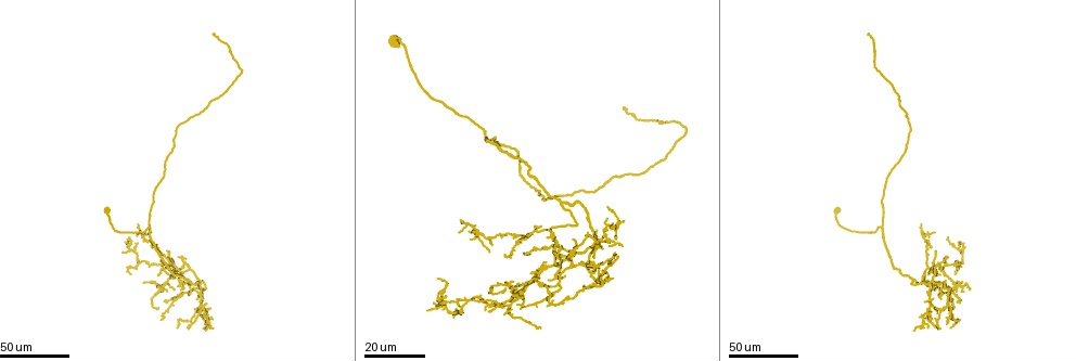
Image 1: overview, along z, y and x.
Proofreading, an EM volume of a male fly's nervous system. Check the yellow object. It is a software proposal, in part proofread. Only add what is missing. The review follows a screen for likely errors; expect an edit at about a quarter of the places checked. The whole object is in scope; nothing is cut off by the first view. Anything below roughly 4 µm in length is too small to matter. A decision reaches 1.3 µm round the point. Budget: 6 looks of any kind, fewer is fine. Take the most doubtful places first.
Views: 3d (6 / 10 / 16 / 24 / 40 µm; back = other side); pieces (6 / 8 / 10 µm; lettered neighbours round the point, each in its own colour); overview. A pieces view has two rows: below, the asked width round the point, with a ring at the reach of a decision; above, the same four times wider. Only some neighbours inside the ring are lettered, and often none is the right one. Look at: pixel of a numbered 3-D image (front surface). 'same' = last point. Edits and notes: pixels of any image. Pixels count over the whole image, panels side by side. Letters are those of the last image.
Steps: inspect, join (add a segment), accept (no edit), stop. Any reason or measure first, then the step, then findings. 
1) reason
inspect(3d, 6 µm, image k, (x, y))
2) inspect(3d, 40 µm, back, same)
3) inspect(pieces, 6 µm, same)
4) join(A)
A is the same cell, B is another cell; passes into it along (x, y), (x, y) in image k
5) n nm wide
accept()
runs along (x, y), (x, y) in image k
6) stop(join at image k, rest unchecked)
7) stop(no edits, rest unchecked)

branch stops here
inspect(3d, 40 µm, image 1, (957, 303))

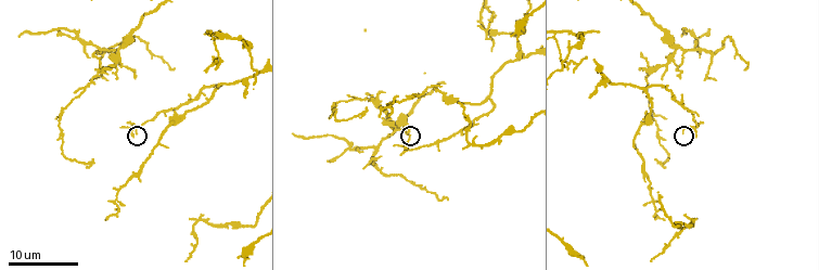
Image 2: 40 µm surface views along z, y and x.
inspect(pieces, 10 µm, image 2, (692, 135))

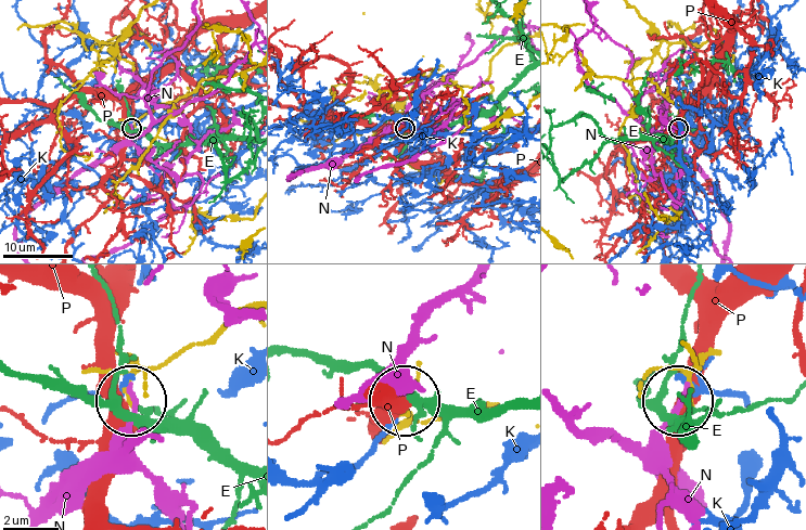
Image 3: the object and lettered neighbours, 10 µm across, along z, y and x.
accept()
E, K, N and P are other cells; runs along (683, 341), (698, 367), (686, 396) in image 3; none of them fits

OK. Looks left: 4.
free end
inspect(3d, 24 µm, image 1, (933, 233))

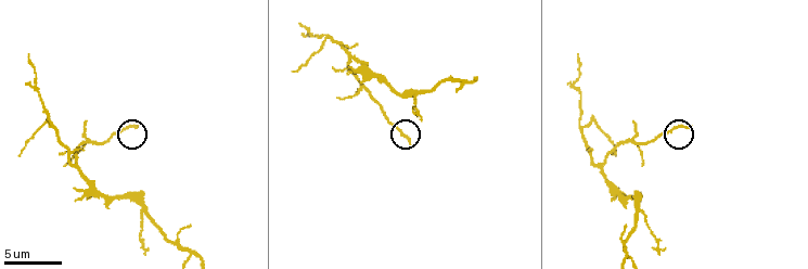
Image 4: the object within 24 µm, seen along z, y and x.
inspect(pieces, 10 µm, image 4, (409, 146))

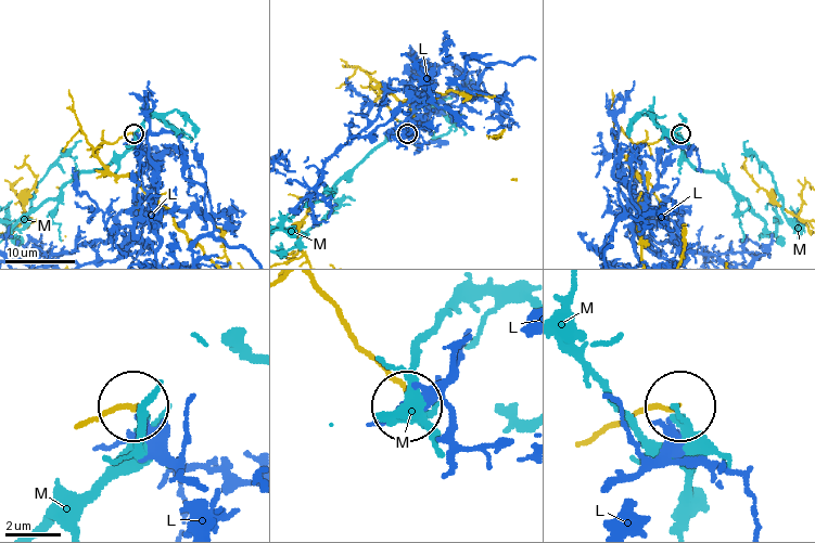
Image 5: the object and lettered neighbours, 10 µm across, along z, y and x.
accept()
L and M are other cells; none of them fits

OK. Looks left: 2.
inspect(3d, 40 µm, image 1, (169, 250))

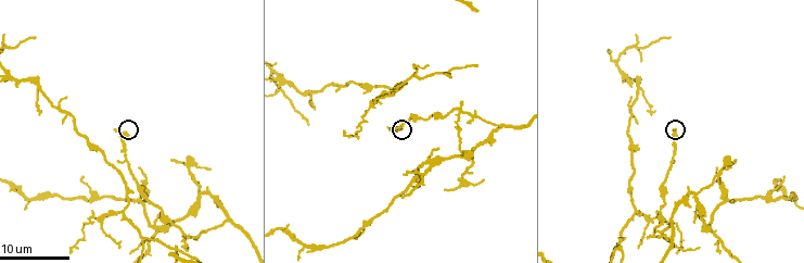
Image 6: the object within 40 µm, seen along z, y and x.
inspect(pieces, 10 µm, image 6, (116, 129))

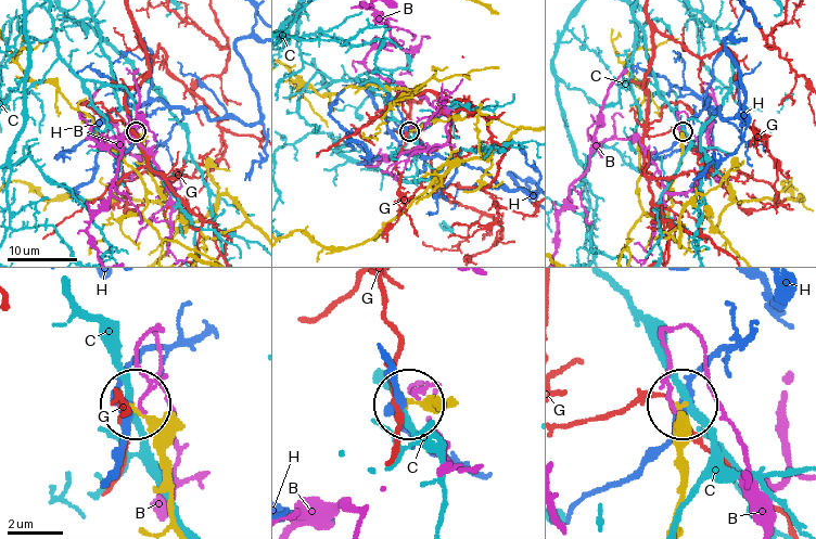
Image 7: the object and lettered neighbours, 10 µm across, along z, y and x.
140 nm wide
accept()
B, C, G and H are other cells; runs along (175, 518), (166, 441), (140, 409) in image 7; no lettered segment goes on from it

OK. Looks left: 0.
stop(no edits, rest unchecked)

